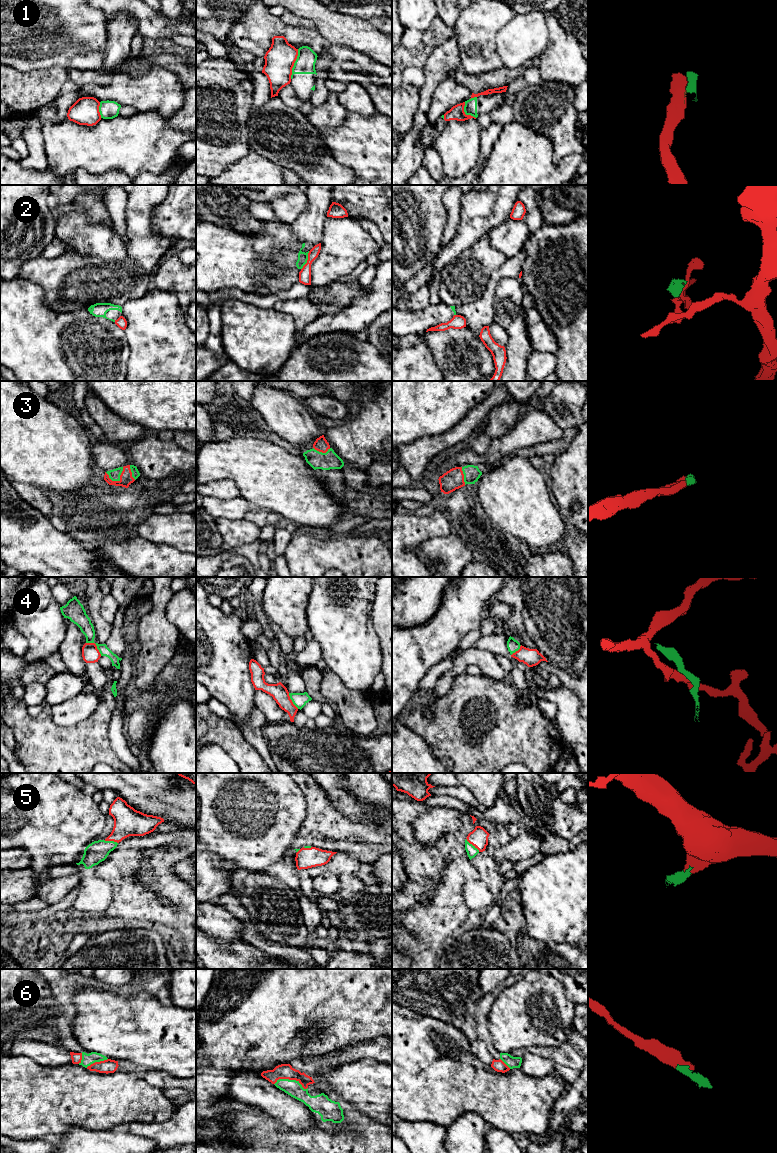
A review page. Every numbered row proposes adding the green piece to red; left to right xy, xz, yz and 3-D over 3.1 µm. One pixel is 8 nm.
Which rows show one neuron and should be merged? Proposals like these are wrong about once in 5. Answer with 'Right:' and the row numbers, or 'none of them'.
Right: 3, 5, 6

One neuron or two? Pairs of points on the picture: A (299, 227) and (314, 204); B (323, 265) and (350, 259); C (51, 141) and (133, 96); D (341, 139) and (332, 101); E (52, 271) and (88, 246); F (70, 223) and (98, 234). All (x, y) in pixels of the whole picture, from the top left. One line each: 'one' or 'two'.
A: one
B: one
C: two
D: two
E: two
F: one

